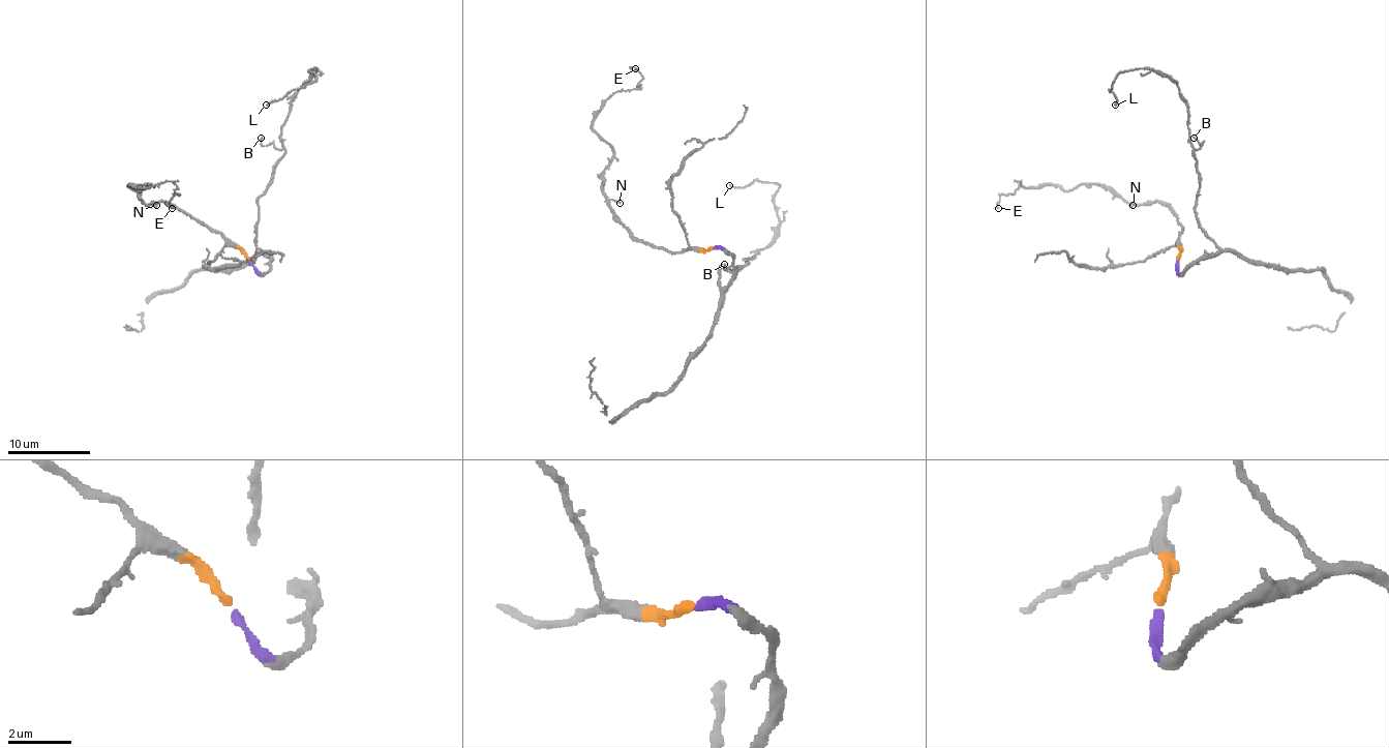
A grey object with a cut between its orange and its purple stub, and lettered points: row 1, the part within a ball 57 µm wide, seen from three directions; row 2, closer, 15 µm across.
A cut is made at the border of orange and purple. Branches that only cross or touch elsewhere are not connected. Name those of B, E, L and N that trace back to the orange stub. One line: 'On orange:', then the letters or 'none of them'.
On orange: E, N

